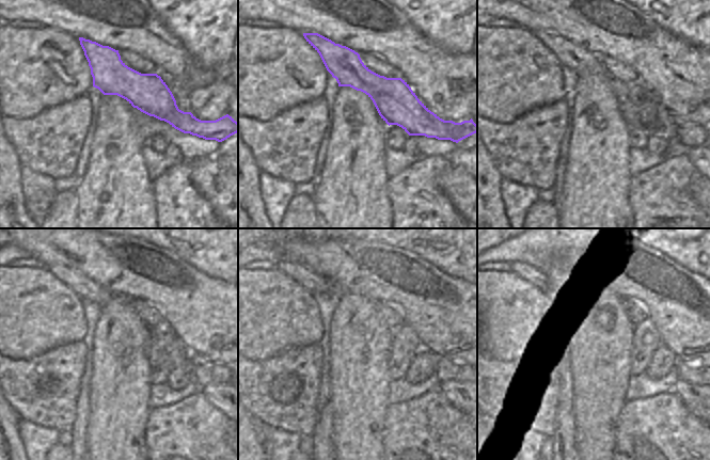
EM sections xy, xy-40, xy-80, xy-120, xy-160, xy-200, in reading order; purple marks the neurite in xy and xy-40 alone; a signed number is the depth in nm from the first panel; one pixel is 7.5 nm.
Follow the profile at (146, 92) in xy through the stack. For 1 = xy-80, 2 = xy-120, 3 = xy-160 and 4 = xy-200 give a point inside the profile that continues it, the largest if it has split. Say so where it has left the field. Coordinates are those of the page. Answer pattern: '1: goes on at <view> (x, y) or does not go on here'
1: goes on at xy-80 (638, 105)
2: goes on at xy-120 (84, 287)
3: goes on at xy-160 (315, 283)
4: goes on at xy-200 (523, 269)

